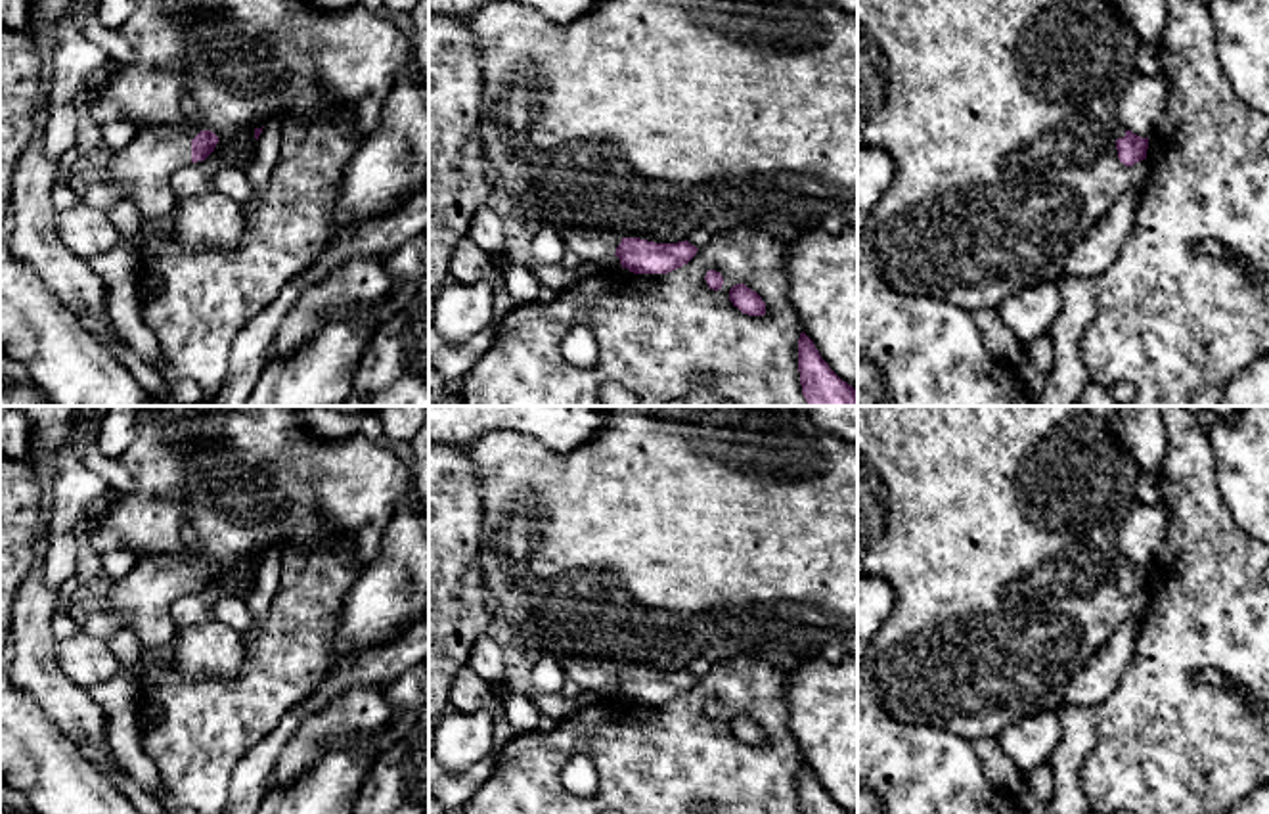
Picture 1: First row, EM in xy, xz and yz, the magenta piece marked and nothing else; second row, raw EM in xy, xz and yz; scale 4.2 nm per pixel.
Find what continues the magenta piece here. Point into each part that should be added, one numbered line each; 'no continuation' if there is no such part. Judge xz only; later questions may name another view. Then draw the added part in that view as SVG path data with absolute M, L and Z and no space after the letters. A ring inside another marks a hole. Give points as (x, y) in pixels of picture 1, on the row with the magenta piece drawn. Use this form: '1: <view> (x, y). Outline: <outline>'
1: xz (592, 246). Outline: M557 228L567 251L576 253L582 260L597 262L616 253L622 237L595 230Z

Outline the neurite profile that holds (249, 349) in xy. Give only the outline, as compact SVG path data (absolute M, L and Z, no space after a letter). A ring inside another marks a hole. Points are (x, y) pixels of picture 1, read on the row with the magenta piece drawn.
M429 184L412 193L394 213L335 232L316 262L289 280L278 297L253 316L232 343L228 373L209 406L247 406L264 370L268 349L302 291L345 260L364 253L385 253L429 228Z

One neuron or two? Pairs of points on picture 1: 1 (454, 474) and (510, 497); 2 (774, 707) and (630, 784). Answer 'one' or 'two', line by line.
1: two
2: one

